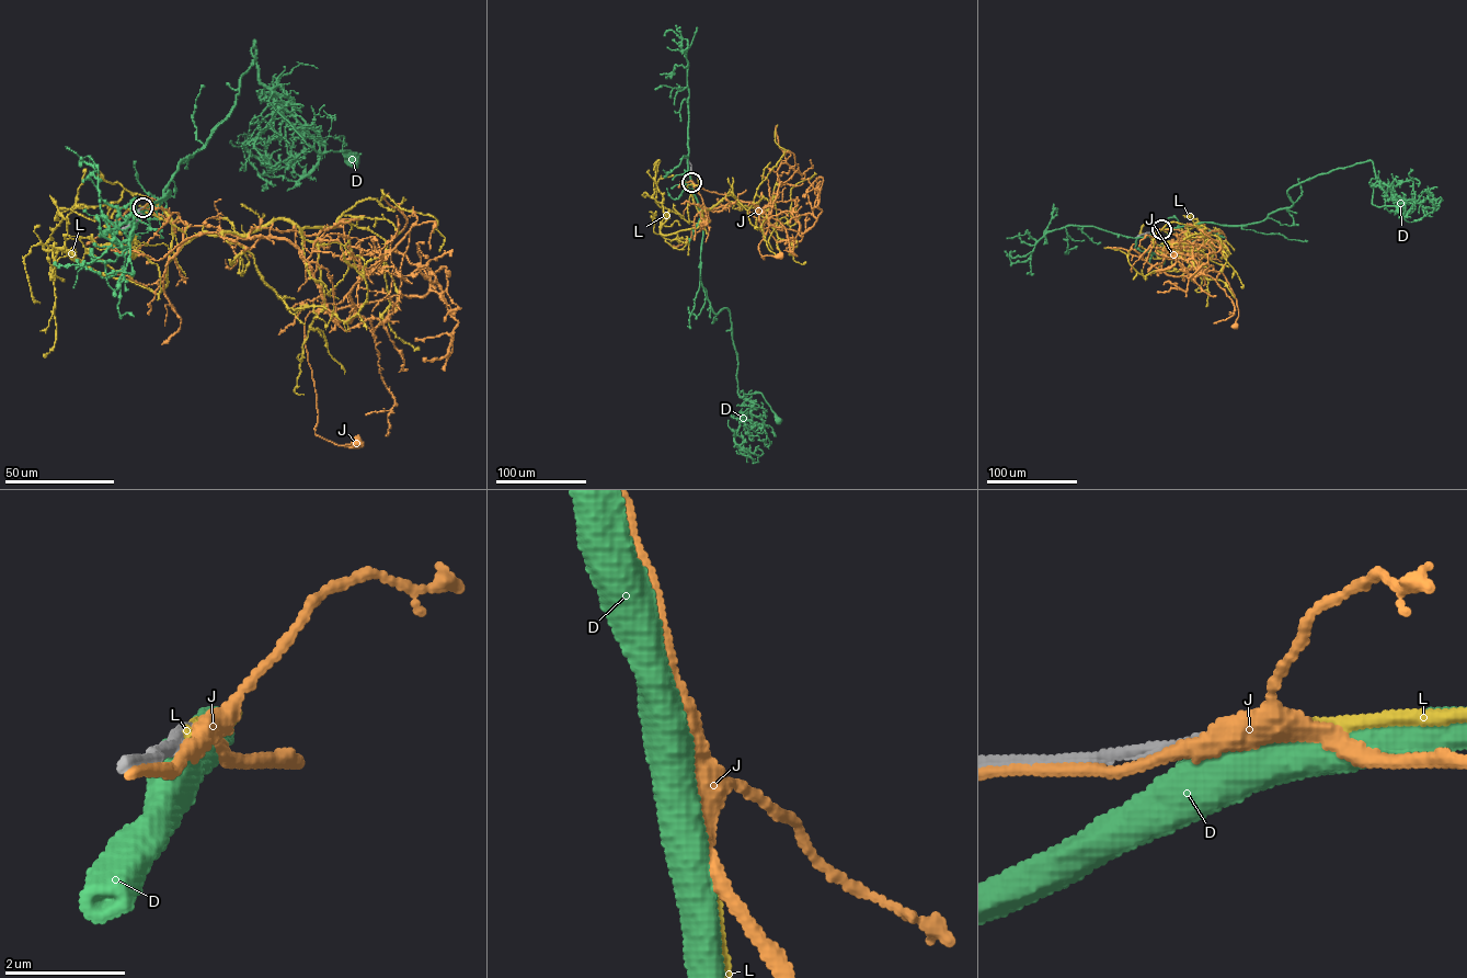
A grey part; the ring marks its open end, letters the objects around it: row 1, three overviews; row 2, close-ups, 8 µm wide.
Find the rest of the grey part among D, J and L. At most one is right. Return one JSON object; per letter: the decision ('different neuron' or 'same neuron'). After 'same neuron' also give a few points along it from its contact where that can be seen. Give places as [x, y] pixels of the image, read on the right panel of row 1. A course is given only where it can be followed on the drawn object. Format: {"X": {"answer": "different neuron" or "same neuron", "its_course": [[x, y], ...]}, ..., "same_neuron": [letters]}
{"D": {"answer": "different neuron"}, "J": {"answer": "different neuron"}, "L": {"answer": "same neuron", "its_course": [[1161, 229], [1180, 228], [1190, 254], [1207, 263], [1211, 247], [1177, 247], [1139, 234], [1144, 224]]}, "same_neuron": ["L"]}

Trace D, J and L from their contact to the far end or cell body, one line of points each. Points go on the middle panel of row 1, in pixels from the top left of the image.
D: (691, 182), (702, 225), (701, 285), (715, 314), (729, 311), (738, 394), (760, 393), (778, 420)
J: (691, 181), (707, 211), (721, 211), (736, 201), (753, 202), (768, 220), (759, 253), (764, 259), (780, 256)
L: (691, 182), (694, 202), (710, 209), (696, 228), (663, 235), (666, 216), (651, 197), (660, 160), (653, 165)

